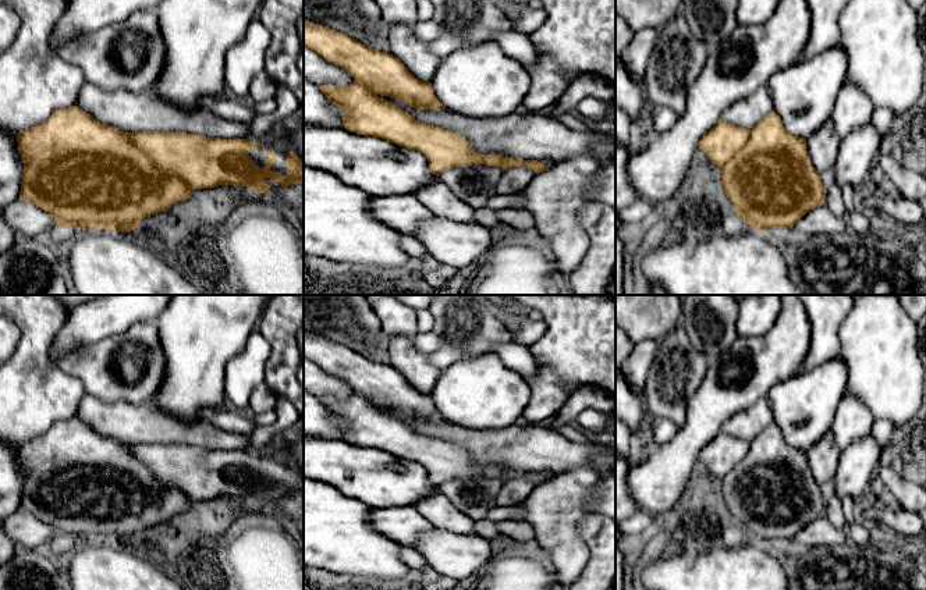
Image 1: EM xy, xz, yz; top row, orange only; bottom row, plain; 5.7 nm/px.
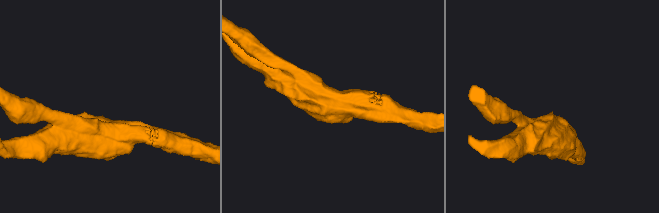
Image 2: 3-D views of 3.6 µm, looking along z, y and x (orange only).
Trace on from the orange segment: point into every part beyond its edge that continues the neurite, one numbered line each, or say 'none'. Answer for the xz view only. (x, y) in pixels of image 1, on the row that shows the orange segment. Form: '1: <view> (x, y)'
1: xz (531, 137)

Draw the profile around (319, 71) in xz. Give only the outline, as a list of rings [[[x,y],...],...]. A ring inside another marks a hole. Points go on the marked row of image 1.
[[[304,45],[304,79],[316,86],[336,85],[348,86],[354,78],[340,65],[327,61],[315,50]]]

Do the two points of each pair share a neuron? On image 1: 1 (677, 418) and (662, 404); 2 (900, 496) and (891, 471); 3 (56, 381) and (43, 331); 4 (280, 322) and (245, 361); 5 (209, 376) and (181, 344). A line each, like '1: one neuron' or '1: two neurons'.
1: one neuron
2: one neuron
3: one neuron
4: two neurons
5: one neuron

